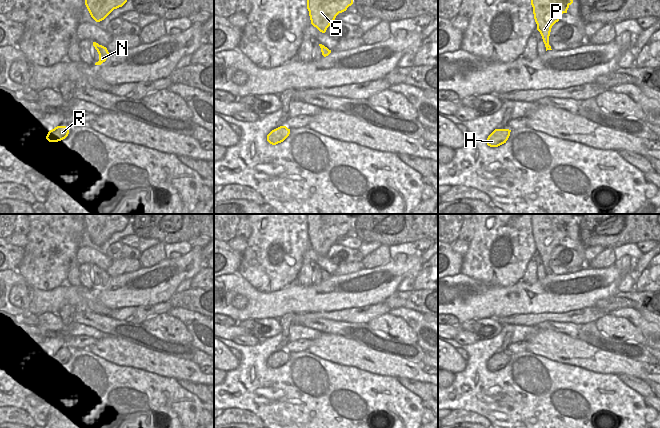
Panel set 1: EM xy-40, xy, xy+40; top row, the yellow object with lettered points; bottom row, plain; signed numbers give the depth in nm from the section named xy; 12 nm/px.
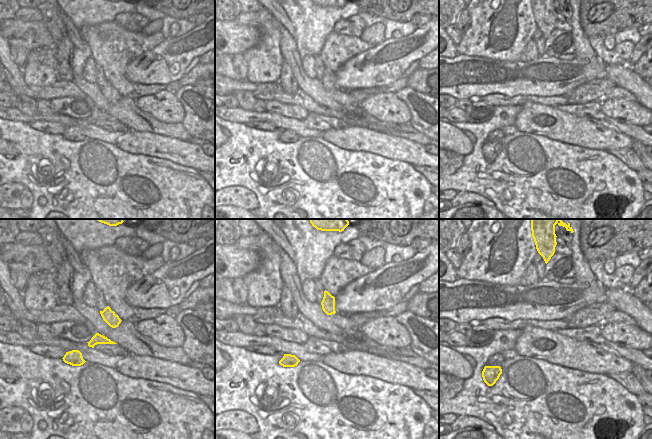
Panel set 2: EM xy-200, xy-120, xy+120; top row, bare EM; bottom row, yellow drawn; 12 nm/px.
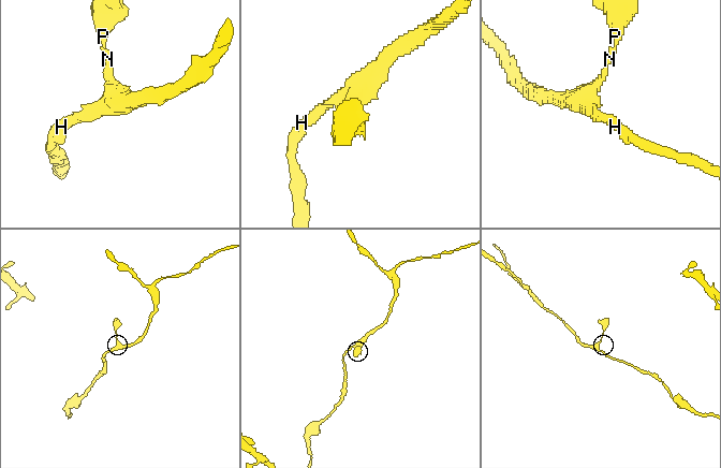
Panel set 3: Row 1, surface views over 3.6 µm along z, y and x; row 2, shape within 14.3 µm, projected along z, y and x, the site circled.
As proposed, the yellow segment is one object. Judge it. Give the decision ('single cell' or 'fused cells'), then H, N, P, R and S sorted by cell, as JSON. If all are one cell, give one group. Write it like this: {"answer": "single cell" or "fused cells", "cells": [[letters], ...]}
{"answer": "single cell", "cells": [["H", "N", "P", "R", "S"]]}

